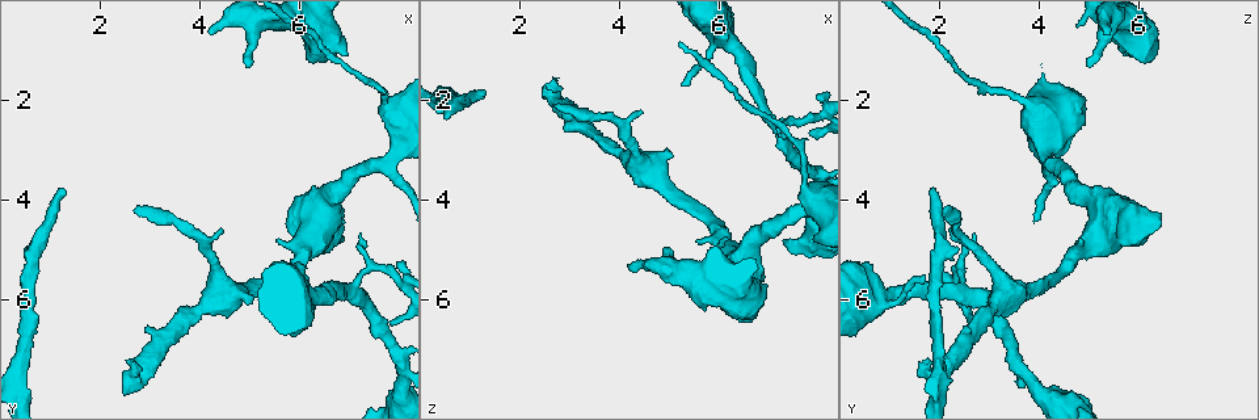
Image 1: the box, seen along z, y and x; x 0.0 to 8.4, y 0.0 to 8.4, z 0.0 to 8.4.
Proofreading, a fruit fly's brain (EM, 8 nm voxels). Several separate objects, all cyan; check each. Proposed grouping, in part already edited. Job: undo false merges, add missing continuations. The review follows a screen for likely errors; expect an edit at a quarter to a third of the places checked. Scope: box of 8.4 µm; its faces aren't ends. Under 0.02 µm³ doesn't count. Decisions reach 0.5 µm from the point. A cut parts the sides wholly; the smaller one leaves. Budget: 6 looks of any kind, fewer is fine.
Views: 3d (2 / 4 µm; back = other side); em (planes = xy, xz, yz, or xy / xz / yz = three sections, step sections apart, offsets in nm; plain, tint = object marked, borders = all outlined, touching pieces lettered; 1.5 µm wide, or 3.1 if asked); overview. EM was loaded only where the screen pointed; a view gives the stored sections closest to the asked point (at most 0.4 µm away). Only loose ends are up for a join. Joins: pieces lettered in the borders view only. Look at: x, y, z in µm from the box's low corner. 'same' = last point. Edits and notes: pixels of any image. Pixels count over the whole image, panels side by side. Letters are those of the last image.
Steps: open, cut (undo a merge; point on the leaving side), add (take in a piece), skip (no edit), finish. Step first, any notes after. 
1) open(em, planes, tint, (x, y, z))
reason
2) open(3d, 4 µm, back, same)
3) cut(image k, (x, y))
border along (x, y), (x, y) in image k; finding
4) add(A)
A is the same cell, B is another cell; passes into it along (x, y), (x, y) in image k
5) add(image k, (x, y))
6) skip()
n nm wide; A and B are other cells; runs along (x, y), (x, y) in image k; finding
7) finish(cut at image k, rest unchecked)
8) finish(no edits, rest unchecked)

open(em, xy, step 8, borders, (4.50, 4.55, 2.20))
an open end

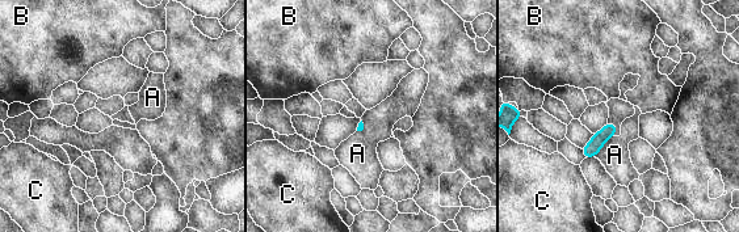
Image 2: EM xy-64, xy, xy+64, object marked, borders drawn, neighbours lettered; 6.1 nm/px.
skip()
A, B and C are other cells; none of them fits

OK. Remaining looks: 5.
open(em, planes, plain, (6.15, 4.95, 4.85))
sudden change in width

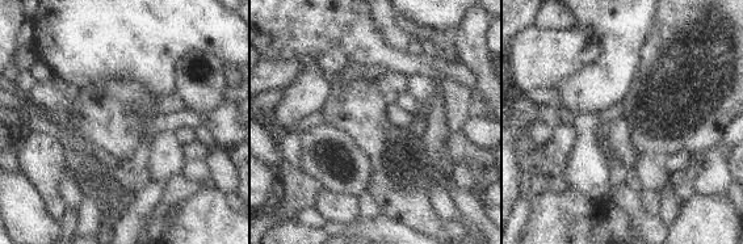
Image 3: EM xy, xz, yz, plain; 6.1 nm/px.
open(em, planes, tint, same)

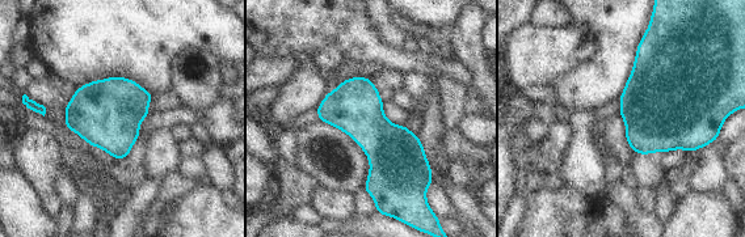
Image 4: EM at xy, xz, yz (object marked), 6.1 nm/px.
open(em, planes, borders, same)

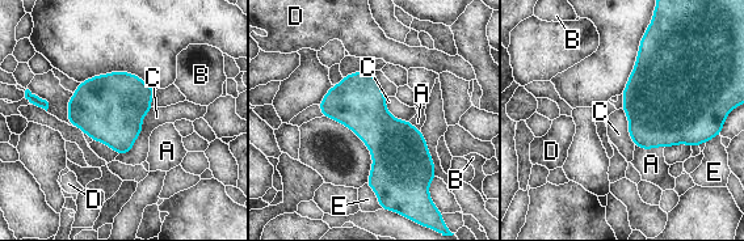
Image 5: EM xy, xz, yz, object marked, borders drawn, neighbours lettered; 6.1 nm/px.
skip()
C touches over 360 nm; A, B, C, D and E are other cells; border along (152, 108), (133, 147), (118, 155) in image 5; all the same neuron

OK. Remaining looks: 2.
open(em, planes, tint, (4.20, 0.70, 5.45))
branch stops here

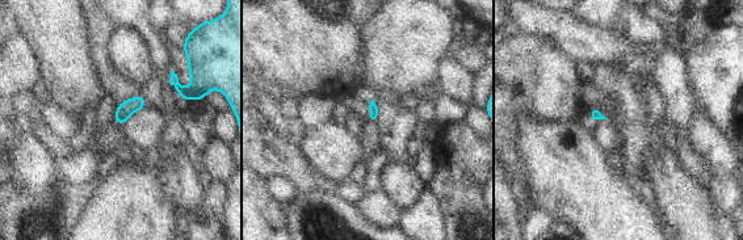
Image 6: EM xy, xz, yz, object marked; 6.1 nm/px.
open(em, planes, borders, same)

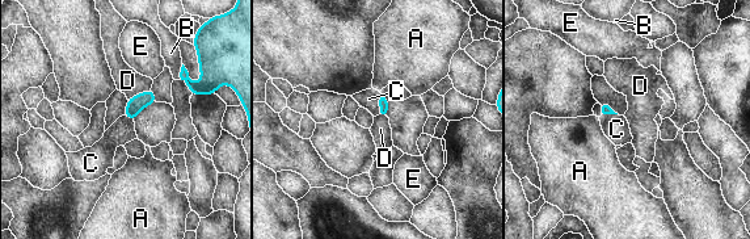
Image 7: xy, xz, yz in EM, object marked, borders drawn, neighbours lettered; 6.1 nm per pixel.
add(C)
C is the same cell, A, B, D and E are other cells; passes into it along (383, 104), (379, 104), (369, 99) in image 7; it goes on there

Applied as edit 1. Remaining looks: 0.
finish(add at image 7, rest unchecked)

